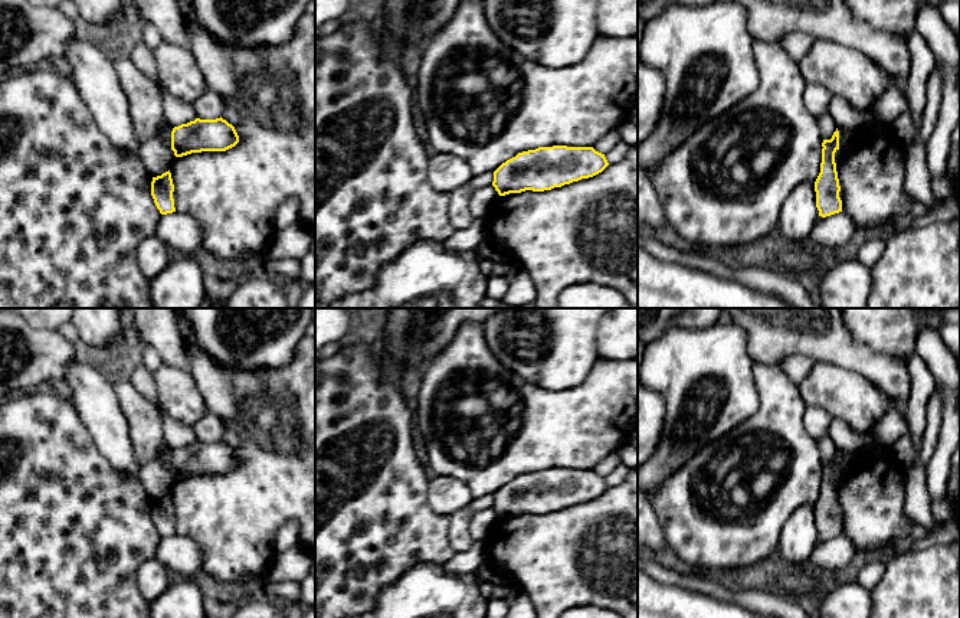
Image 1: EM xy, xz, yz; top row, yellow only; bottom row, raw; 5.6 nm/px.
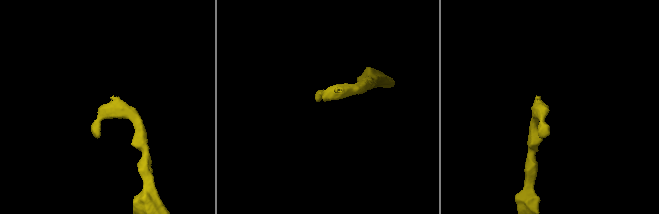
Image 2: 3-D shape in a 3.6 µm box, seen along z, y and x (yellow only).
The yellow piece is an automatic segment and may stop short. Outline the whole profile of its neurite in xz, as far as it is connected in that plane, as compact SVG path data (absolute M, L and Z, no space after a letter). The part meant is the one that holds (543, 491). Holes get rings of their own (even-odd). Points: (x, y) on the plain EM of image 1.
M538 470L518 475L494 494L499 519L525 513L544 514L593 500L609 488L593 470Z

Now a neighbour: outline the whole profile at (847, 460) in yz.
M838 451L839 454L839 473L848 474L858 457L858 452Z

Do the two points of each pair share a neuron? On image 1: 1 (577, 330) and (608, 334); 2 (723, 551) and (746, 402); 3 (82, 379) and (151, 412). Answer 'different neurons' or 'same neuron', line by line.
1: different neurons
2: different neurons
3: different neurons

